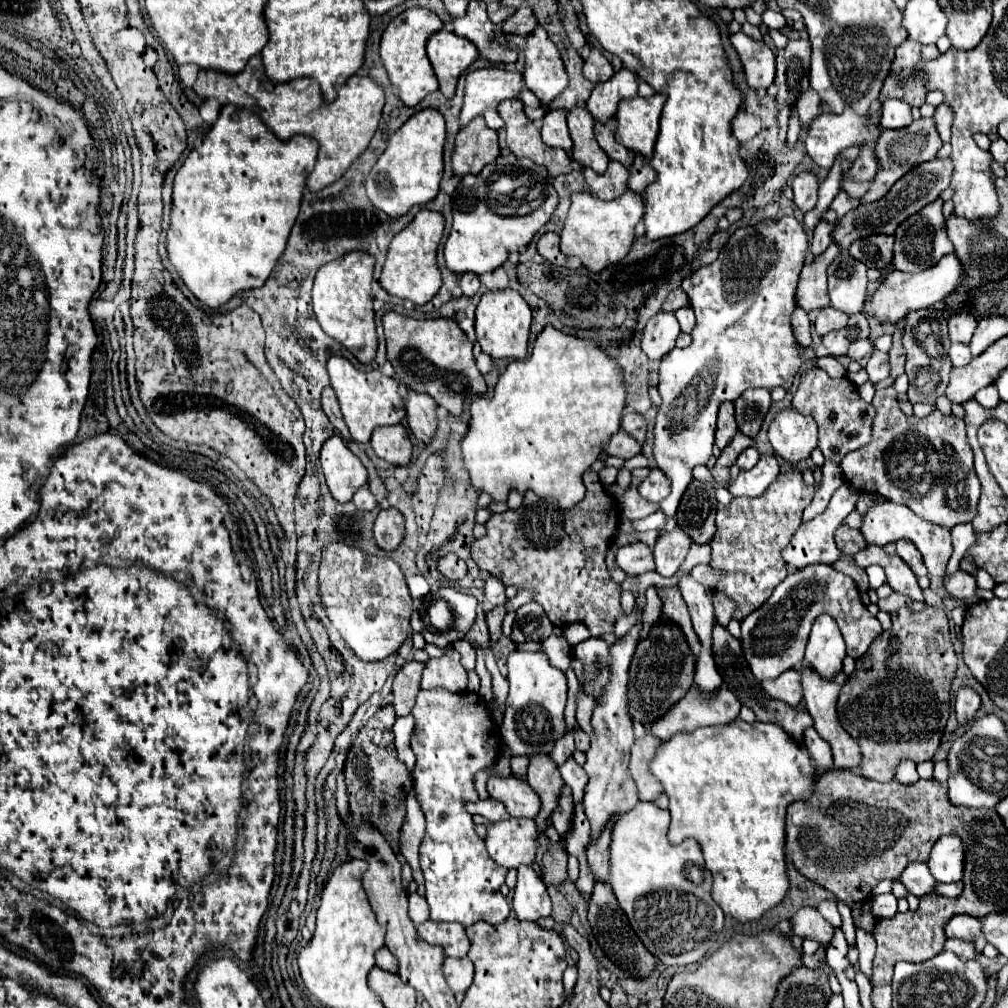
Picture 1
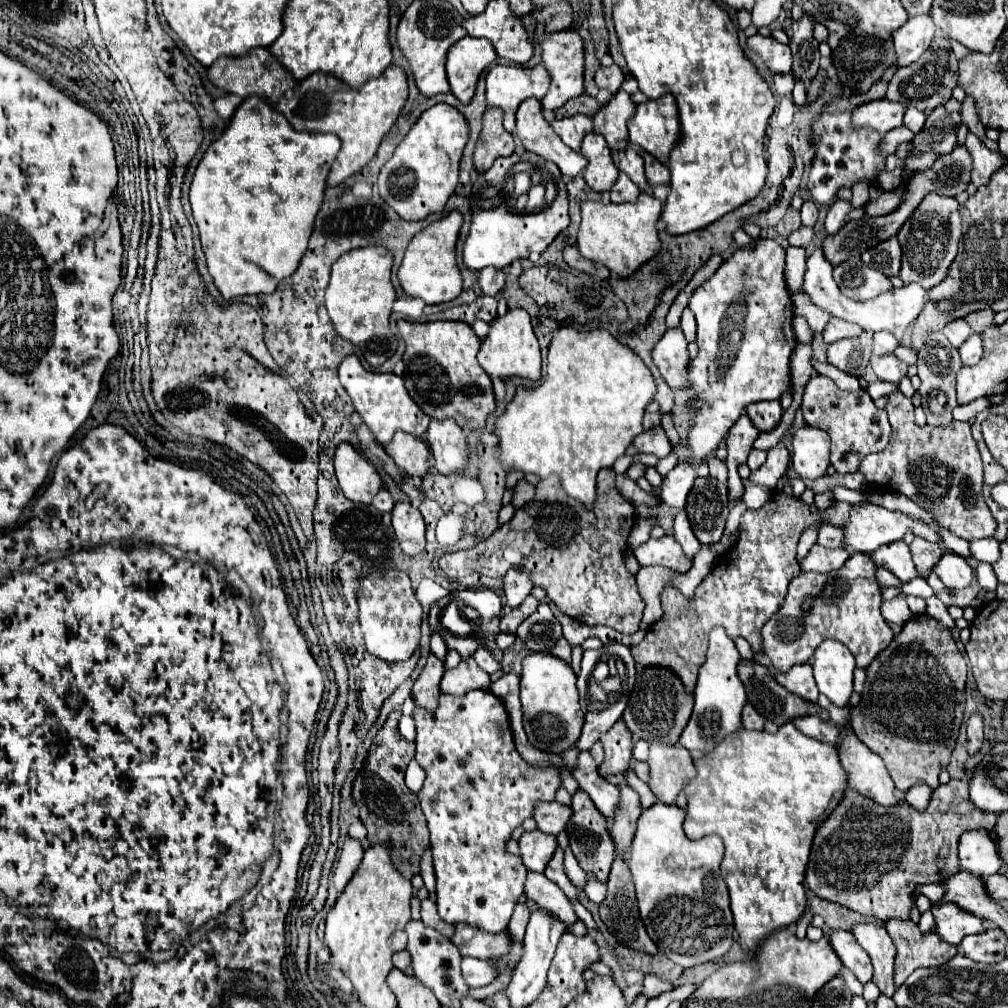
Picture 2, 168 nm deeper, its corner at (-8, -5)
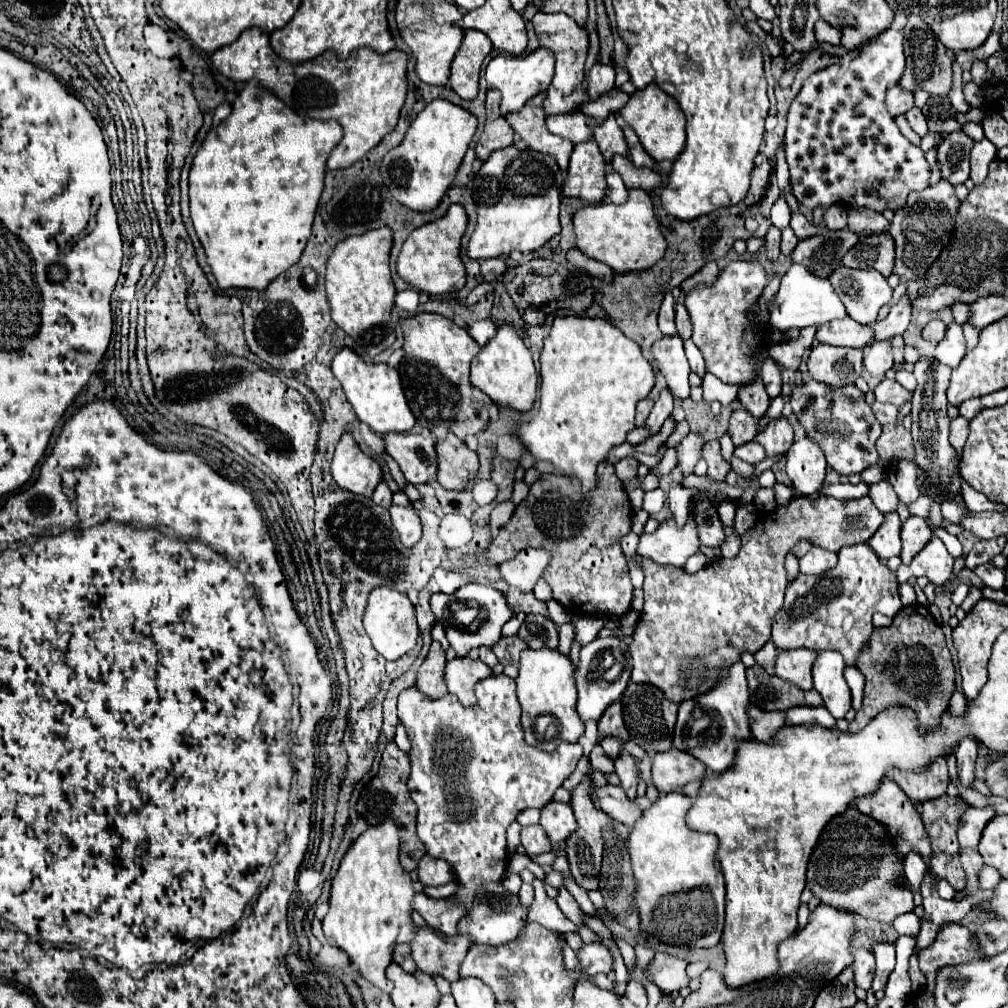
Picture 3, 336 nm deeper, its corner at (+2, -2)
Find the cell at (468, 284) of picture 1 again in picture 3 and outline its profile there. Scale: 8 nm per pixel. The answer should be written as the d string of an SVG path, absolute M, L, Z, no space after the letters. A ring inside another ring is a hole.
M483 259L481 261L481 275L485 281L497 281L505 273L507 265L503 259Z

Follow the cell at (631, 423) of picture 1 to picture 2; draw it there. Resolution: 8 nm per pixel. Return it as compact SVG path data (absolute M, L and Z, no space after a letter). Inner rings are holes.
M649 402L649 406L645 408L645 416L643 416L643 430L651 430L659 422L661 422L659 406L657 406L657 402Z

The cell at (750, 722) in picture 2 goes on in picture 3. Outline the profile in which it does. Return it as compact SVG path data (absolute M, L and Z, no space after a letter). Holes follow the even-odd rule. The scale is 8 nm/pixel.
M749 707L747 715L751 719L753 737L763 743L773 743L775 733L785 725L785 711L763 711L759 707Z

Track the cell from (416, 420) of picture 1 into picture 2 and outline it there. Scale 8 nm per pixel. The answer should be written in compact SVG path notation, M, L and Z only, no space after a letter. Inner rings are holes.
M453 418L435 420L427 428L427 442L435 458L435 468L441 474L463 472L467 466L467 440Z

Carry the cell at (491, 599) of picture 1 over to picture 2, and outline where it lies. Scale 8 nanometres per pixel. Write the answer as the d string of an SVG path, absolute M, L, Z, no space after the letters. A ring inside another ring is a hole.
M509 570L503 580L503 592L505 592L505 606L515 608L519 606L531 592L533 582L529 582L529 574L519 570Z

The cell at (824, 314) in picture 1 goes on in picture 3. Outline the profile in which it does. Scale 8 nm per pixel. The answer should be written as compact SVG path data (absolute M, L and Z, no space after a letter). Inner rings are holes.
M833 319L831 323L823 323L817 329L819 343L827 343L833 347L865 347L873 341L873 331L869 325L859 325L853 319Z

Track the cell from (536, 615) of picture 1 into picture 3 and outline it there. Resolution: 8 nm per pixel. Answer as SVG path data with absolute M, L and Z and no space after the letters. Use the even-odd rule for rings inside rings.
M527 615L517 635L531 649L543 649L543 647L557 649L557 639L559 639L557 627L551 619L545 619L543 615Z

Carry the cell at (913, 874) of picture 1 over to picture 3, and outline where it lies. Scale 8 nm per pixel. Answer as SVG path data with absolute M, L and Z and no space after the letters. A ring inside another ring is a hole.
M961 849L961 863L963 863L963 869L967 871L967 887L963 889L963 893L971 895L971 893L979 891L977 873L983 867L983 859L977 849Z

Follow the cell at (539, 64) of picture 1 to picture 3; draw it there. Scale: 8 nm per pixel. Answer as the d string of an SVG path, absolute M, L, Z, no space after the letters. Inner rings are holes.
M541 11L533 17L533 27L535 27L541 47L547 47L547 49L551 47L551 51L555 53L555 59L557 59L555 77L547 89L547 99L543 103L545 113L547 115L573 113L575 109L579 109L579 103L587 101L587 89L585 89L585 59L587 59L587 51L589 51L587 31L583 27L579 27L575 23L575 19L571 19L569 15L541 13ZM577 69L579 69L579 75L577 75Z

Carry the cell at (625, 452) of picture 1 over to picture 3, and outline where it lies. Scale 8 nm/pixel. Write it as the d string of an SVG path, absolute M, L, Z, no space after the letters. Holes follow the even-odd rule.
M663 389L661 395L659 395L659 399L655 401L655 407L653 407L651 415L649 415L647 429L649 429L651 433L659 433L663 421L671 415L671 411L673 411L673 395L671 395L671 391Z

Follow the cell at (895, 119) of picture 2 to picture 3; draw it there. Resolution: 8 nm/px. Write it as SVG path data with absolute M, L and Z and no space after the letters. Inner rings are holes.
M895 85L895 87L891 87L891 89L887 91L887 107L889 107L891 115L901 115L901 113L907 113L913 105L915 105L913 93L903 91L903 87Z

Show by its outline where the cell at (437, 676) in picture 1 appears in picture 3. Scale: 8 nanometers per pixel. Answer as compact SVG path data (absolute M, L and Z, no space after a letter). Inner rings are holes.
M469 657L453 659L445 667L445 683L449 687L449 693L457 695L459 701L467 707L475 705L475 683L491 677L491 667L487 667L483 661L473 661Z

